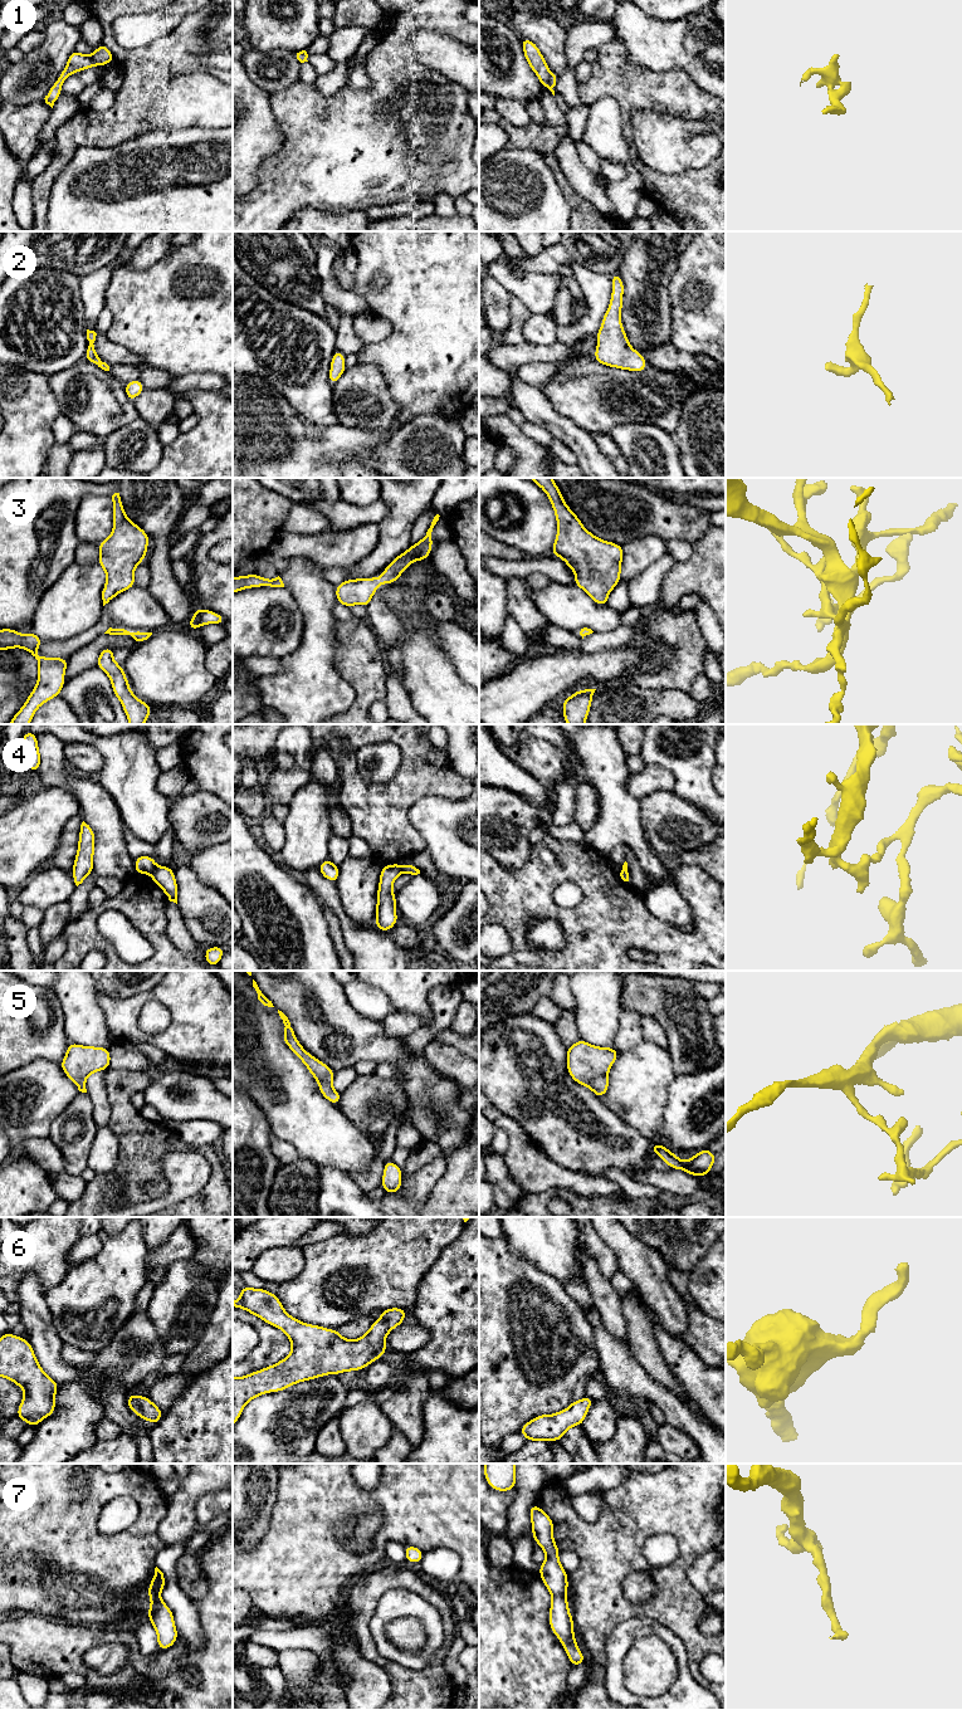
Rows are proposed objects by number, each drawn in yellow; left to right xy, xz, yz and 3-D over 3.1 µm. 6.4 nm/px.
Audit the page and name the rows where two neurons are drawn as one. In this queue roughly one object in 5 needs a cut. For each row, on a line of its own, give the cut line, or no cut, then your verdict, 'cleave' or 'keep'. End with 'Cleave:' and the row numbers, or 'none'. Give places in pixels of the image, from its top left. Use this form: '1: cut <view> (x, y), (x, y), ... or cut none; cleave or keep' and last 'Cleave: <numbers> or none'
1: cut none; keep
2: cut none; keep
3: cut none; keep
4: cut xy (157, 866), (151, 874); cleave
5: cut yz (605, 1074), (595, 1078), (587, 1086); cleave
6: cut none; keep
7: cut none; keep
Cleave: 4, 5

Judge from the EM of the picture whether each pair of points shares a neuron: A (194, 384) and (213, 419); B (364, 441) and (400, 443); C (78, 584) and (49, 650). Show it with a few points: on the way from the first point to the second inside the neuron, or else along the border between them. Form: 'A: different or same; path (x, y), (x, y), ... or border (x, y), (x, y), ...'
A: different; border (216, 390), (187, 390), (184, 394)
B: different; border (405, 424), (362, 462)
C: different; border (82, 631), (63, 640), (43, 640)

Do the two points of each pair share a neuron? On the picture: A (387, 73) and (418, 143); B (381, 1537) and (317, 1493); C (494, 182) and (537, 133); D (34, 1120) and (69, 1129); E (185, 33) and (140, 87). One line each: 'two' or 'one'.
A: one
B: one
C: two
D: two
E: one

